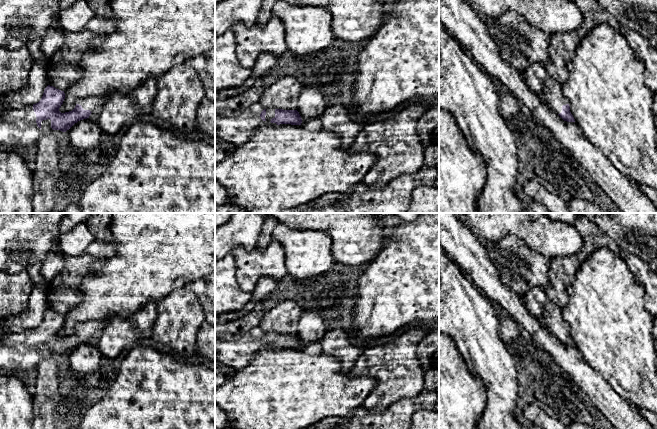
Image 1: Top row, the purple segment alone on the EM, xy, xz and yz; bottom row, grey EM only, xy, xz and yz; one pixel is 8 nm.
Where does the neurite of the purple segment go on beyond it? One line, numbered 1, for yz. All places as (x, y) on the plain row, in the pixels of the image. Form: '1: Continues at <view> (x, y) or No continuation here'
1: Continues at yz (553, 319)

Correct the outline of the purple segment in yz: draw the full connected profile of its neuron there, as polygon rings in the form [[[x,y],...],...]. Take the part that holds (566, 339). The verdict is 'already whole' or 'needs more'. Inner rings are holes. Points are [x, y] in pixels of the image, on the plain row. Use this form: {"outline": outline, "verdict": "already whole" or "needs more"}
{"outline": [[[547,301],[543,305],[544,324],[546,327],[567,346],[575,346],[570,336],[568,324],[562,317],[562,309],[556,304]]], "verdict": "needs more"}

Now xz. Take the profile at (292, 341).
{"outline": [[[260,327],[248,332],[215,334],[215,362],[235,371],[249,365],[257,353],[265,346],[273,349],[301,349],[297,334],[265,333]]], "verdict": "needs more"}

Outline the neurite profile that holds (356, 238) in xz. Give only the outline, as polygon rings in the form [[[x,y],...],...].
[[[262,213],[293,229],[312,229],[329,234],[334,262],[357,266],[374,259],[384,245],[383,218],[375,213]]]

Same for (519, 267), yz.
[[[514,235],[500,241],[485,242],[490,260],[497,269],[500,281],[519,296],[524,297],[533,287],[545,288],[549,284],[548,271],[551,259],[531,249],[524,241]]]

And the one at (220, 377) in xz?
[[[215,368],[215,388],[221,386],[227,379],[227,376],[220,369]]]

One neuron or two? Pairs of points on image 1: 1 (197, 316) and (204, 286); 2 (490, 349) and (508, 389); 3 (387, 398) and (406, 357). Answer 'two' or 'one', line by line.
1: two
2: one
3: one

